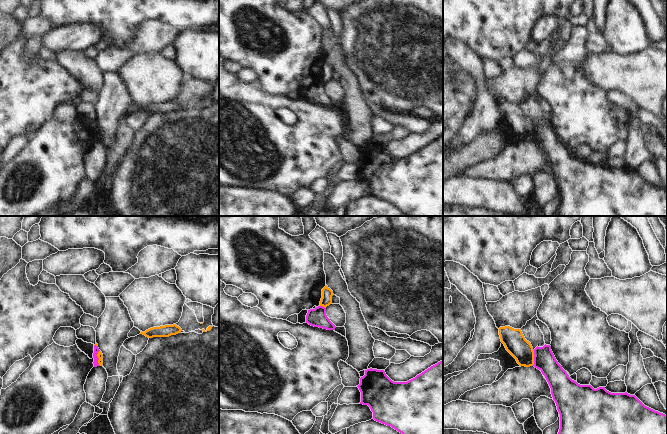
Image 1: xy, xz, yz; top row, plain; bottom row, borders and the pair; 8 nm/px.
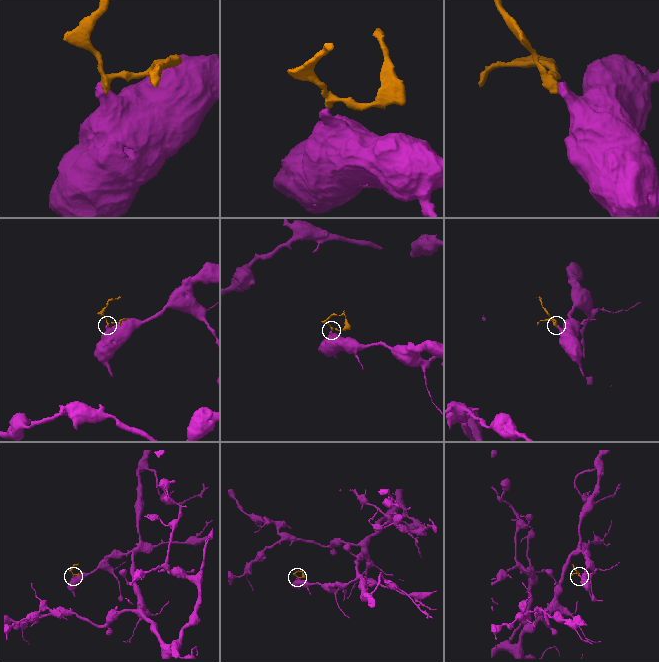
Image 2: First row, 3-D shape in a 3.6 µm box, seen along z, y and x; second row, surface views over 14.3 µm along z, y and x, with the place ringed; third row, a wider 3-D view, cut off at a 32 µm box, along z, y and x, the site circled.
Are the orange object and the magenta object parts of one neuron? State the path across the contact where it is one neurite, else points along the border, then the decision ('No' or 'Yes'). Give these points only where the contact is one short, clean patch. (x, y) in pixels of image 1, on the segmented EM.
Boundary: yz (532, 350), (534, 355), (533, 365). No.

